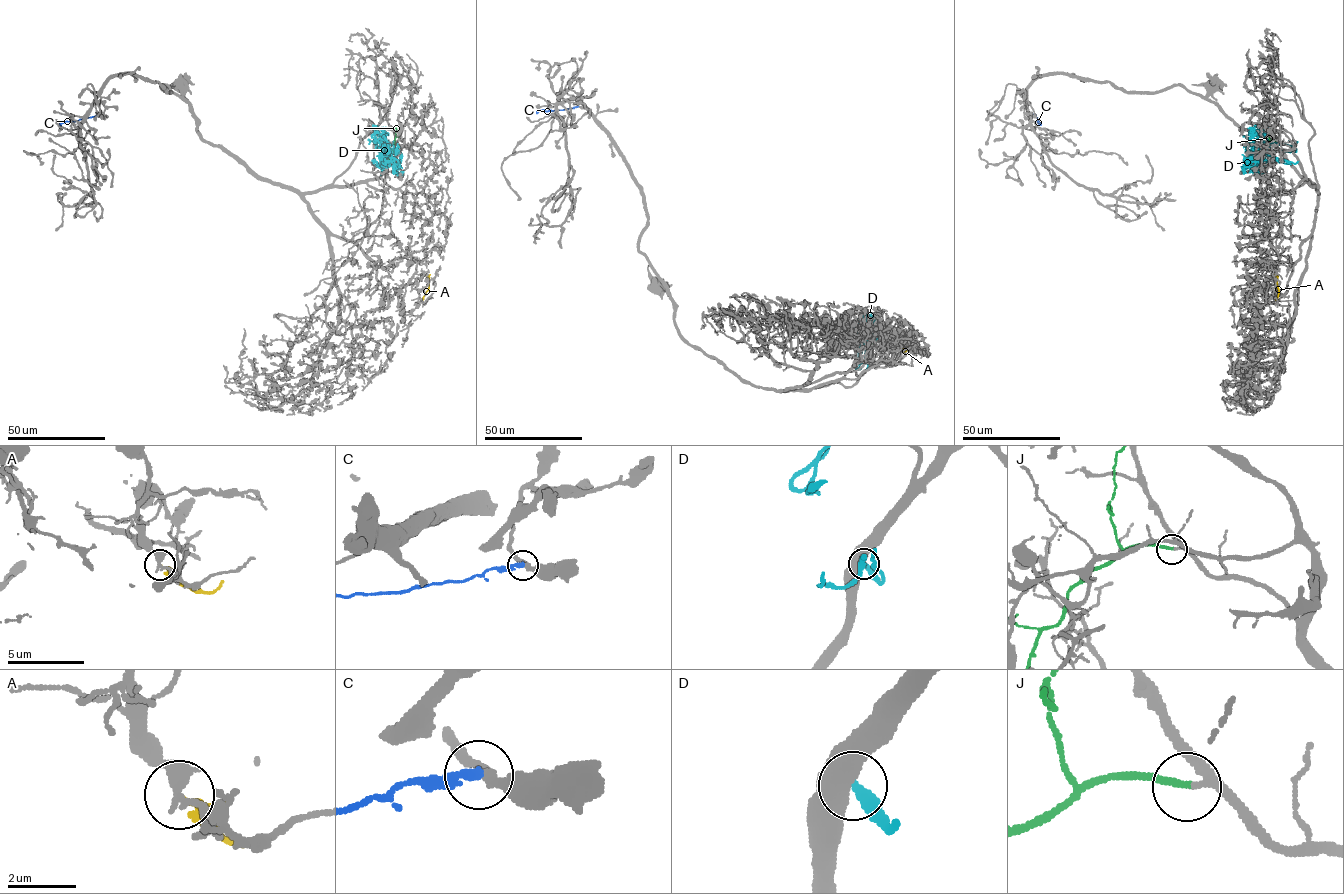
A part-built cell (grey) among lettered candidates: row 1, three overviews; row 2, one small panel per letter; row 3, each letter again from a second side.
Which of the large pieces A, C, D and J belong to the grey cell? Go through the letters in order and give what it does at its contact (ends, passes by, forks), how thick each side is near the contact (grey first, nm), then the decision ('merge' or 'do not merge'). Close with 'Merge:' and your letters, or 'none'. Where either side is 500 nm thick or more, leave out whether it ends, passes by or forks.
A: it ends | 320/240 nm | do not merge
C: it ends | 240/320 nm | do not merge
D: 600/320 nm | do not merge
J: it ends | 200/200 nm | merge
Merge: J

